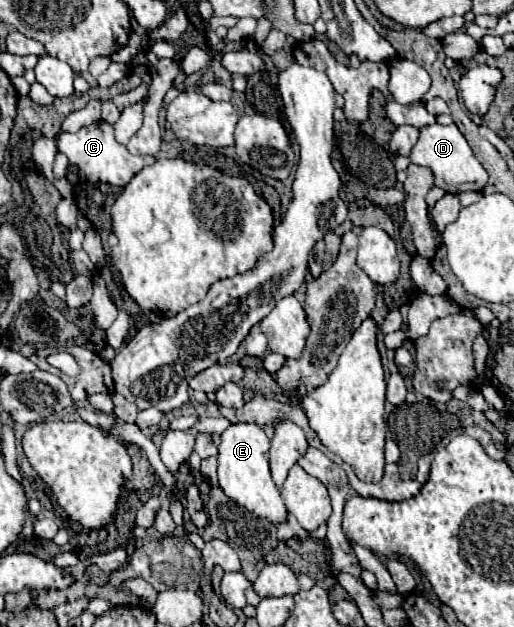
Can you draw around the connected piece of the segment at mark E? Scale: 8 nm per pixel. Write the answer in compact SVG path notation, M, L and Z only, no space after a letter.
M231 424L219 444L219 484L227 498L271 524L287 520L287 508L269 472L269 438L257 424Z

